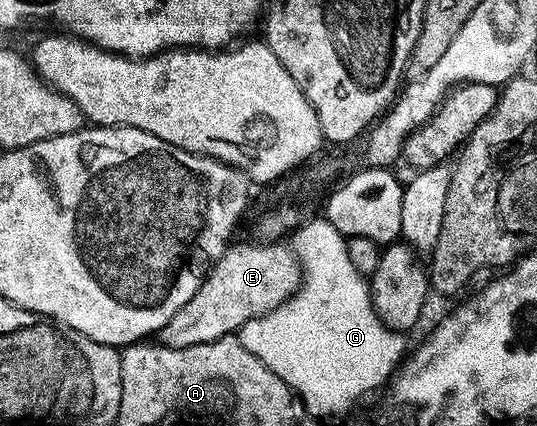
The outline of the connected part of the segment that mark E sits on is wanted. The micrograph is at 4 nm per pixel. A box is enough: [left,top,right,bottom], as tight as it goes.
[158,244,302,349]

